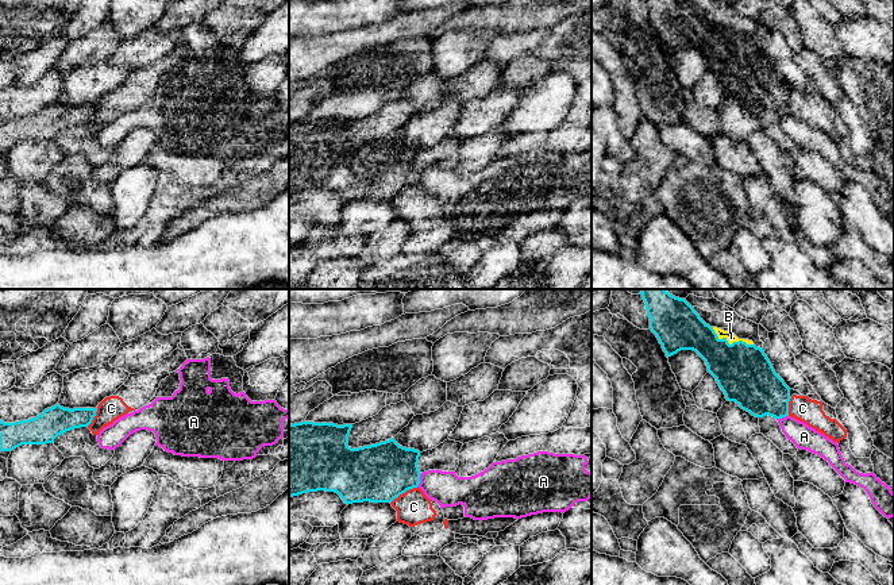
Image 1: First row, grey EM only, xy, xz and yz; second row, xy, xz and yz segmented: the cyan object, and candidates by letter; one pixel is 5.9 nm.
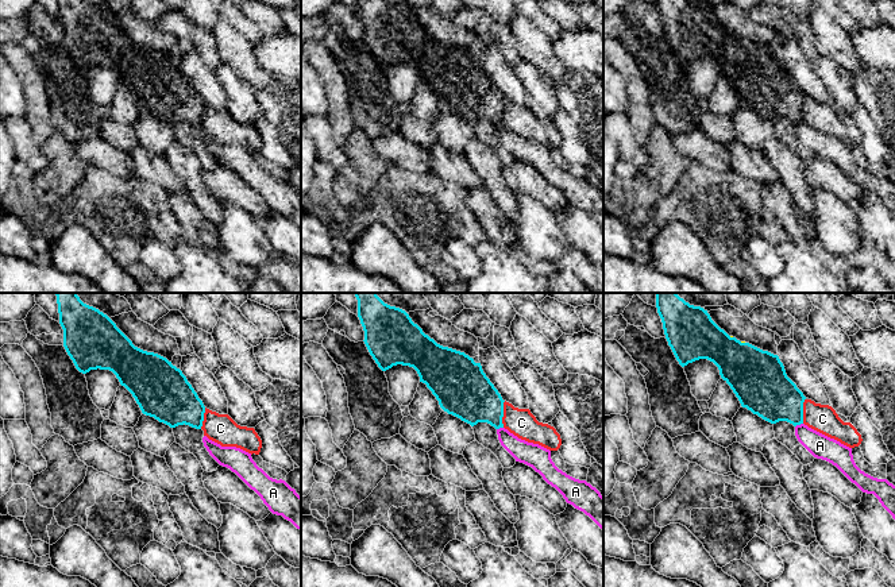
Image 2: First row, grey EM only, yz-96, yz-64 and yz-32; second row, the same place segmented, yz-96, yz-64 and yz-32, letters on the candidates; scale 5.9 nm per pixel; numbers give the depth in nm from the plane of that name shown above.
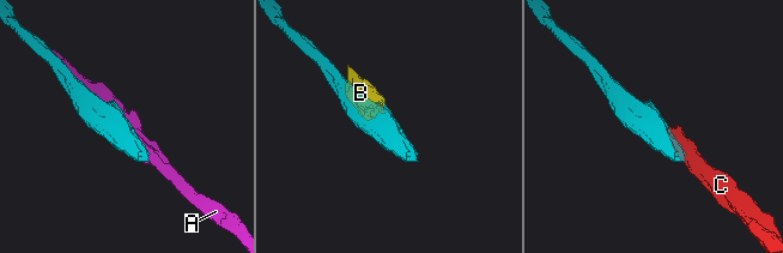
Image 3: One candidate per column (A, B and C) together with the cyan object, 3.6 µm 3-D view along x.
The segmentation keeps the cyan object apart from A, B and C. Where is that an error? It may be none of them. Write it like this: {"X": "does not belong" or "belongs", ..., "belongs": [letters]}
{"A": "does not belong", "B": "does not belong", "C": "does not belong", "belongs": []}

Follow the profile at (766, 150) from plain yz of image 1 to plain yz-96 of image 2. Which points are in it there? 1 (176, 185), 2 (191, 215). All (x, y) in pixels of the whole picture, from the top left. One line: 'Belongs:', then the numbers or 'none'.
Belongs: none

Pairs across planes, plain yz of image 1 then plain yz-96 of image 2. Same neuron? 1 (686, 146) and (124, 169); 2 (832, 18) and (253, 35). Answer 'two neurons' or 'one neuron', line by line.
1: one neuron
2: one neuron

